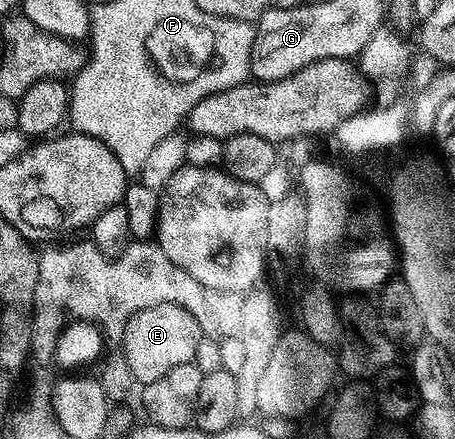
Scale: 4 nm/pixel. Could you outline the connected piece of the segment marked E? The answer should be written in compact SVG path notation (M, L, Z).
M175 304L148 306L148 310L140 310L128 318L126 329L120 341L120 351L128 358L128 367L132 374L143 384L156 382L168 370L175 366L184 366L193 361L196 354L196 342L202 337L200 326L188 310Z

